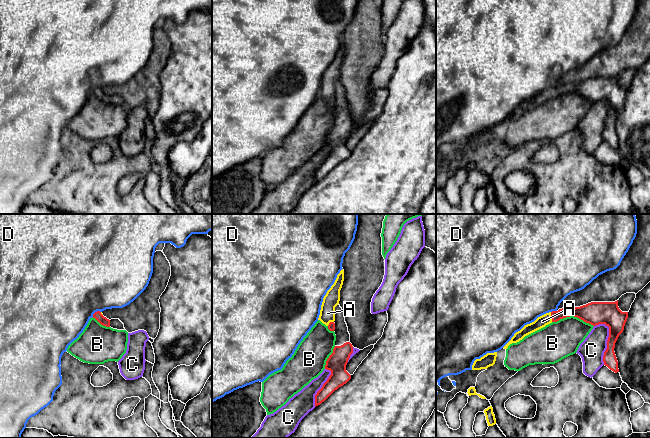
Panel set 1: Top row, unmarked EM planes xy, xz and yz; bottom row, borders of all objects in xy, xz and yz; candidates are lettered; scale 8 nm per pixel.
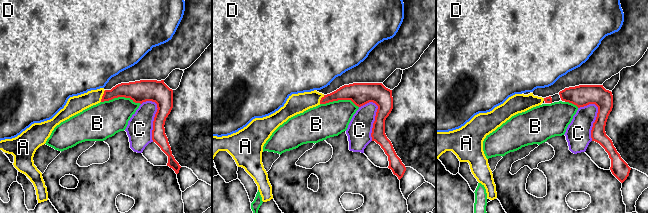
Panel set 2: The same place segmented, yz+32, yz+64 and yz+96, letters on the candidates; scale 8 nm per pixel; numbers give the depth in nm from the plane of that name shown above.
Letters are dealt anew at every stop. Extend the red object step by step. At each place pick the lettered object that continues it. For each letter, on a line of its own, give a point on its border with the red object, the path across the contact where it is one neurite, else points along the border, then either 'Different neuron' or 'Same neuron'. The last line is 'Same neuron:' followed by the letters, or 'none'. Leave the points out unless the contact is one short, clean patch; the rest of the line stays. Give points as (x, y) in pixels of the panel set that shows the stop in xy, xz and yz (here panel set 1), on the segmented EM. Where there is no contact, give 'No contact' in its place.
A: Touches red at yz (551, 316). Path across: yz (581, 312), (564, 312), (551, 316), (542, 321). Same neuron
B: Touches red at yz (573, 315). Different neuron
C: Touches red at yz (607, 341). Different neuron
D: Touches red at xy (95, 312). Different neuron
Same neuron: A

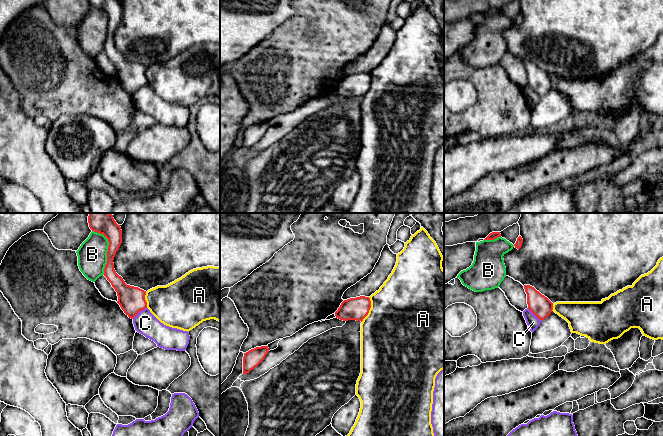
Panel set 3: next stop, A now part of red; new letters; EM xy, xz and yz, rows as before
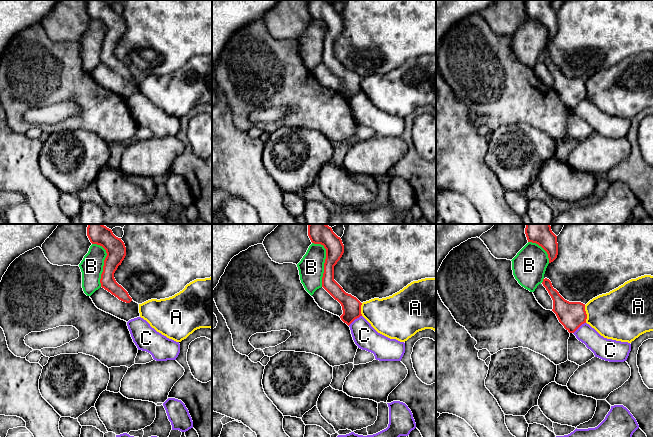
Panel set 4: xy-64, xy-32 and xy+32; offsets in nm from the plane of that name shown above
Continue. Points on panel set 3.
A: Touches red at xz (369, 309). Boundary: xz (369, 297), (370, 309), (361, 321). Different neuron
B: Touches red at xy (108, 249). Different neuron
C: Touches red at xy (139, 311). Boundary: xy (146, 307), (132, 318). Different neuron
Same neuron: none

